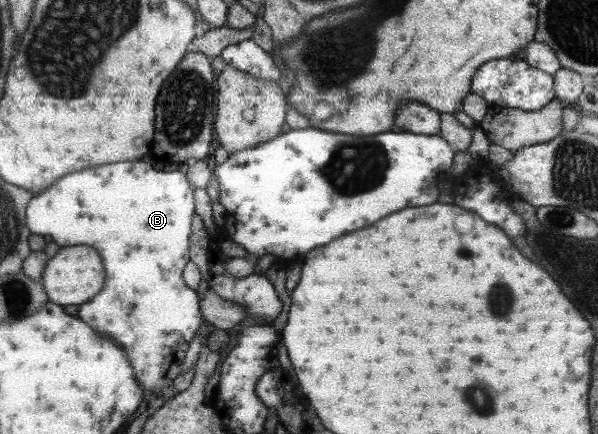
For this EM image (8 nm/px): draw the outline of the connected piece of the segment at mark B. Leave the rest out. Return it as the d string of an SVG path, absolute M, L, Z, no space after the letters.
M116 162L116 164L100 165L98 168L86 168L82 172L72 172L68 176L64 176L62 180L56 180L56 184L48 192L34 195L27 209L27 224L32 234L50 236L50 238L54 238L54 242L58 246L86 244L86 246L98 248L98 252L102 252L102 260L106 260L106 288L102 288L102 292L98 296L94 296L94 300L90 300L88 304L82 304L80 310L78 310L78 316L82 316L82 320L86 320L86 324L94 324L94 328L98 328L98 332L102 332L104 336L110 336L112 340L116 340L118 346L126 350L126 356L130 358L130 363L134 367L134 373L136 373L138 383L141 384L142 389L146 392L152 390L157 397L163 397L165 402L170 401L174 395L178 395L173 380L178 374L182 373L186 350L189 350L189 344L195 338L203 317L200 316L201 308L198 308L198 296L196 296L194 289L191 289L185 283L184 279L186 264L190 262L190 258L188 258L188 236L190 236L190 222L192 222L193 216L194 192L190 188L190 182L186 180L186 176L179 170L171 172L154 170L146 162Z

